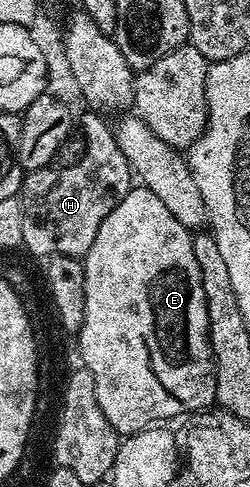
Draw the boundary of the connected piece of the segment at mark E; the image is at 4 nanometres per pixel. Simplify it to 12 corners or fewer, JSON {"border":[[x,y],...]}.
{"border":[[133,187],[78,357],[121,435],[216,399],[193,234]]}

